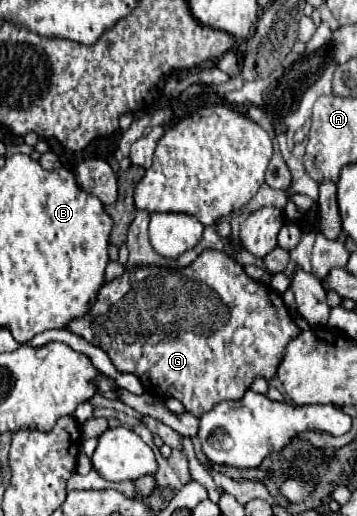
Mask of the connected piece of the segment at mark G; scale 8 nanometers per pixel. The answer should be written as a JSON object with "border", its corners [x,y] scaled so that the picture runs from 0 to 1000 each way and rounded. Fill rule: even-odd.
{"border":[[[571,484],[532,516],[504,523],[437,516],[359,519],[336,539],[291,547],[252,605],[218,620],[196,620],[185,640],[286,674],[336,721],[387,729],[415,764],[493,771],[515,783],[521,798],[543,806],[566,806],[622,775],[672,775],[678,760],[689,760],[717,733],[762,736],[807,663],[846,643],[784,570],[773,581],[768,562],[706,543],[655,500],[605,484]],[[672,632],[711,643],[706,667],[655,667],[650,651]]]}

